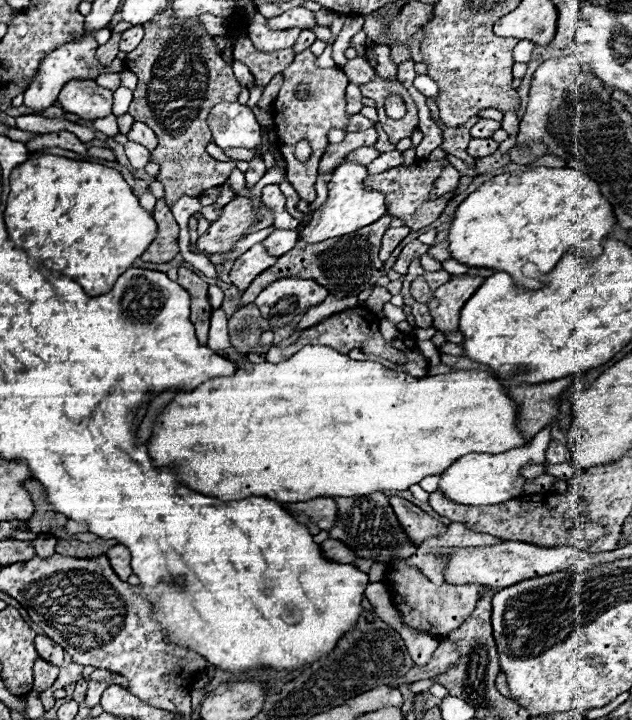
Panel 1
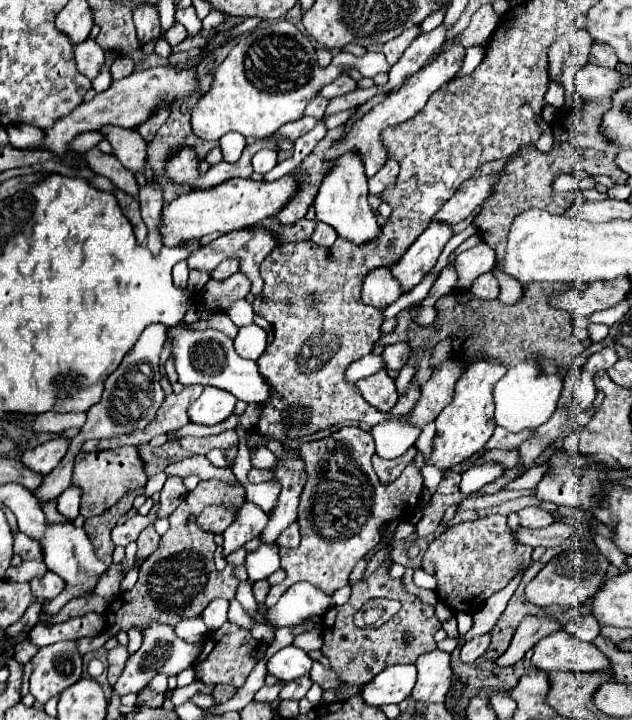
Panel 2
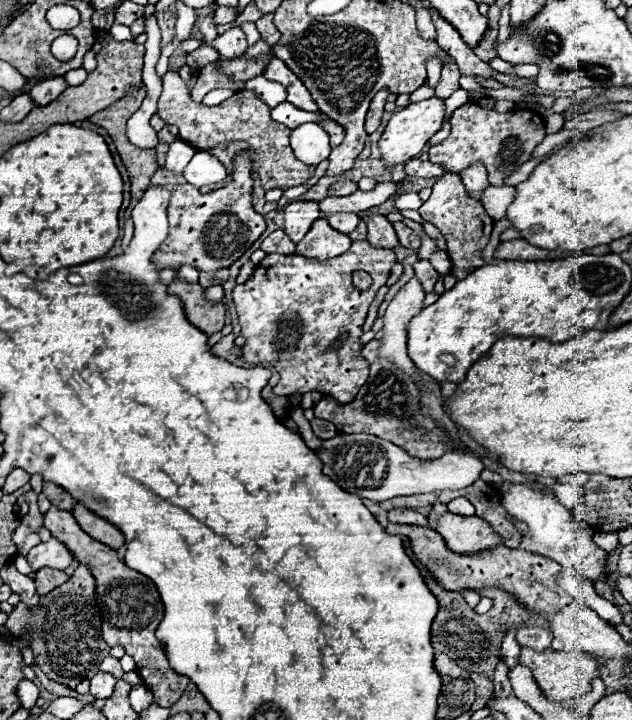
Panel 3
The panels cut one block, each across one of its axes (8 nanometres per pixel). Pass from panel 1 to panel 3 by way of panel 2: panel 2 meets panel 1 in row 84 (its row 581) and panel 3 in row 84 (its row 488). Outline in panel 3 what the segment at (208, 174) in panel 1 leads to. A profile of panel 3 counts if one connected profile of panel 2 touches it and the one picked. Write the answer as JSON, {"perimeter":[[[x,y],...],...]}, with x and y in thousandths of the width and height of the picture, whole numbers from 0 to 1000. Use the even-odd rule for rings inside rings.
{"perimeter":[[[332,86],[329,92],[320,92],[313,97],[313,114],[307,117],[307,122],[301,125],[301,133],[307,142],[320,142],[320,136],[339,125],[339,122],[364,122],[364,125],[383,125],[386,117],[383,114],[367,114],[364,106],[354,106],[345,94],[345,89]]]}

